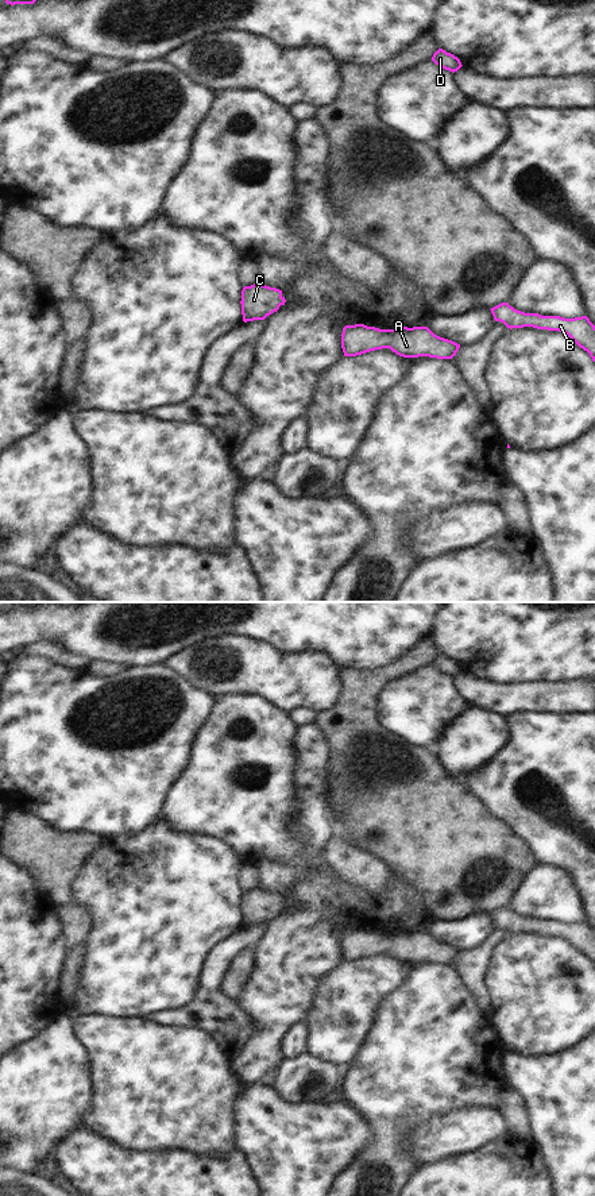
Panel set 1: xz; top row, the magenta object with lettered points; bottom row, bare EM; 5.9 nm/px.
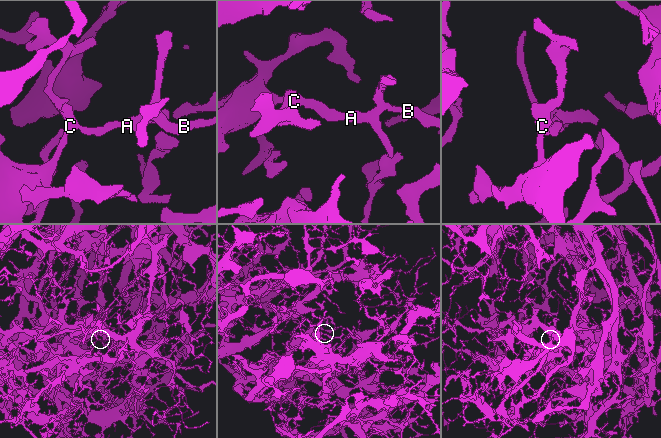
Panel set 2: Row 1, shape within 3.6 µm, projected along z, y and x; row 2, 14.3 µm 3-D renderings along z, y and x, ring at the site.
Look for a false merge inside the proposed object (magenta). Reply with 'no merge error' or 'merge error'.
no merge error

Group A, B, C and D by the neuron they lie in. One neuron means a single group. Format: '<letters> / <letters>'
A B C D

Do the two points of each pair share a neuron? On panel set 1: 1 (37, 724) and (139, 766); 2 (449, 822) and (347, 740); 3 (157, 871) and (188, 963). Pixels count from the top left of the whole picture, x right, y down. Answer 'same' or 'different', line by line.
1: same
2: same
3: same

